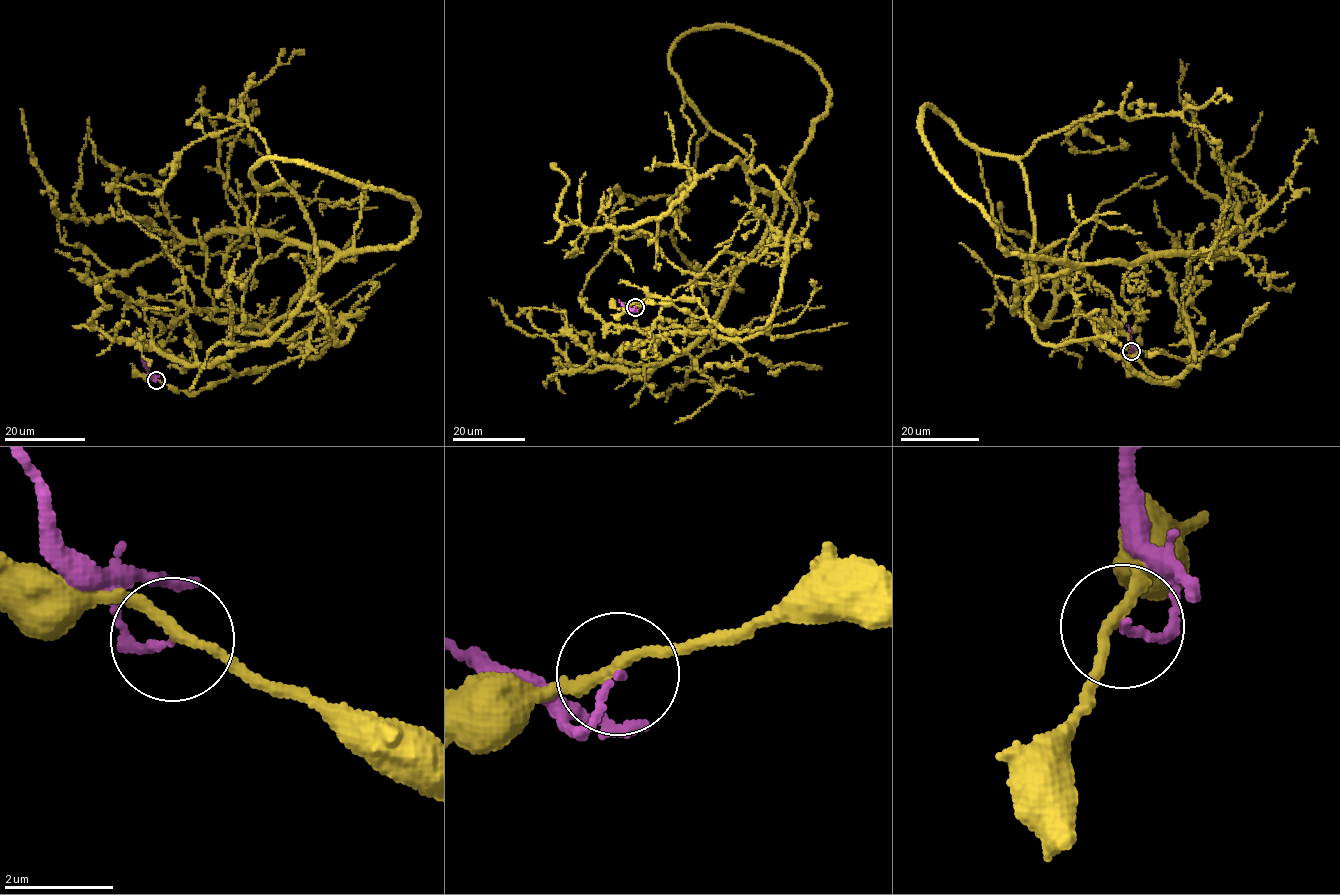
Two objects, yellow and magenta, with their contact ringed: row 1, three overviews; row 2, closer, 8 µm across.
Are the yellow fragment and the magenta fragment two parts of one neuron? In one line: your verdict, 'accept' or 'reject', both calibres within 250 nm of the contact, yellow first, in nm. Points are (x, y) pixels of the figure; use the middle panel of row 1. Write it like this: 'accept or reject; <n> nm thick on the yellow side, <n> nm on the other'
reject; 200 nm thick on the yellow side, 120 nm on the other

